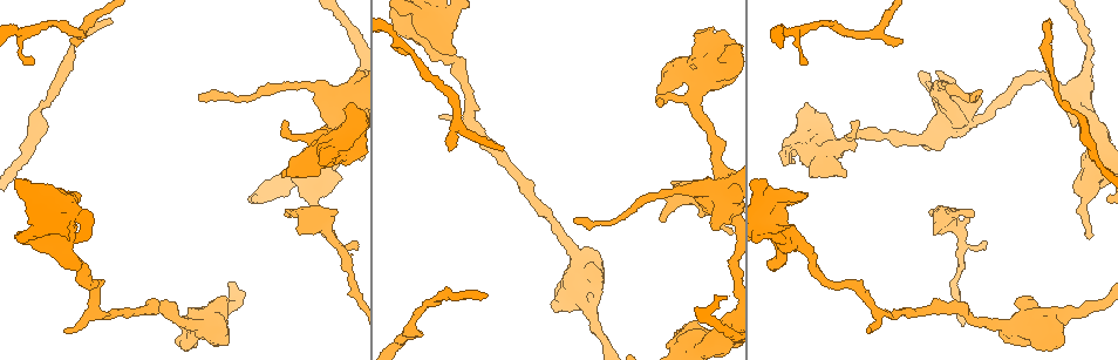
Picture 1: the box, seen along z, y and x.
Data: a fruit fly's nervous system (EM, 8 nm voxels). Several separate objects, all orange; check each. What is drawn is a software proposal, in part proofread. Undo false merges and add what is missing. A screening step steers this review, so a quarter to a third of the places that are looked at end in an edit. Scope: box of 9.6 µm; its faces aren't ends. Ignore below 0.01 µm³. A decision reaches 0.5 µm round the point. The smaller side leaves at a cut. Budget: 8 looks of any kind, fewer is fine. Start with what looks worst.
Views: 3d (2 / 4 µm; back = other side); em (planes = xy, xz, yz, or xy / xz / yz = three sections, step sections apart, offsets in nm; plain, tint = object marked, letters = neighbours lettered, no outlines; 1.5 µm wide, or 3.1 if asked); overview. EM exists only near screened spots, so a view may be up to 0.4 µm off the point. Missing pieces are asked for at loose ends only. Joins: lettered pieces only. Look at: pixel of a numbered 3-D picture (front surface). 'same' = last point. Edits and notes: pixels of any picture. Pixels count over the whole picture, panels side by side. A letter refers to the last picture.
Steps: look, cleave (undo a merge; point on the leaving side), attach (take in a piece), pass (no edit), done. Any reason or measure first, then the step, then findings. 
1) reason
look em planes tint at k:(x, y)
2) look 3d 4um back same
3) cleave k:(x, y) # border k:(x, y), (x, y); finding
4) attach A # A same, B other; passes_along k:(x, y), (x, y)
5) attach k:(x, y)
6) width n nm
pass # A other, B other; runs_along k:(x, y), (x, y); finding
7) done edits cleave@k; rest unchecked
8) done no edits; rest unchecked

long arm stops here
look em planes letters at 1:(113, 22)

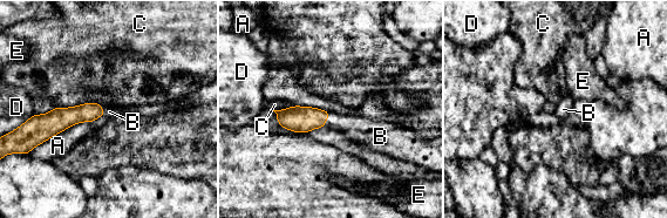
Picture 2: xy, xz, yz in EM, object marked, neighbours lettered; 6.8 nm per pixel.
attach B # A other, B same, C other, D other, E other; passes_along 2:(301, 120), (326, 118), (359, 128); it goes on there

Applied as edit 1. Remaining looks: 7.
free end
look 3d 2um at 1:(449, 150)

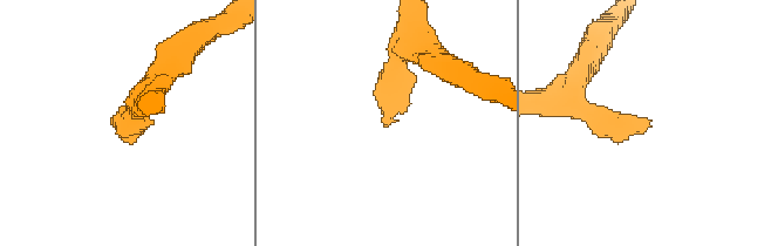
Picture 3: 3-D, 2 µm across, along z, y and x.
look em yz step 4 letters at 3:(386, 123)

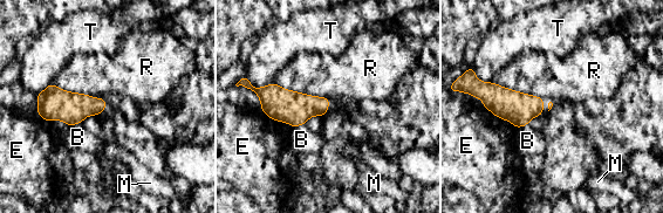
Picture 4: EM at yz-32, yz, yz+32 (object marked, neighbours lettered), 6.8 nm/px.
cut it another way
look em planes letters same

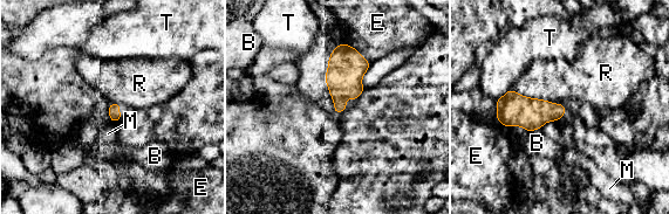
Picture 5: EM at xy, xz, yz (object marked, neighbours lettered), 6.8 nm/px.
pass # B other, E other, M other, R other, T other; border 5:(511, 89), (521, 95), (550, 102); none of them fits

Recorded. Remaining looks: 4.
free end
look em planes plain at 1:(441, 115)

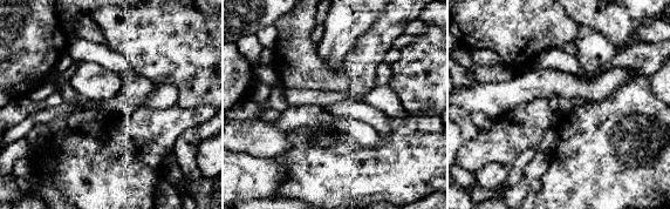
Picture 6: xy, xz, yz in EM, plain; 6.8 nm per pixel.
look em planes letters same

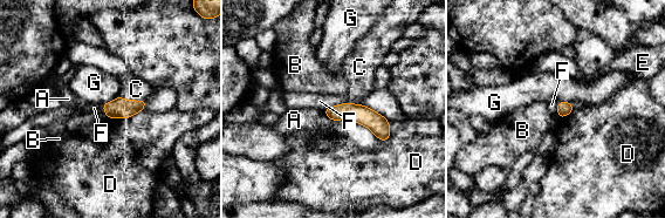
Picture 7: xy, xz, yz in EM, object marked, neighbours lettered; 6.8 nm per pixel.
width 100 nm
pass # A other, B other, C other, D other, E other, F other, G other; border 7:(347, 102), (330, 106), (324, 110); none of them fits

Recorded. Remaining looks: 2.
done edits attach@2; rest unchecked

